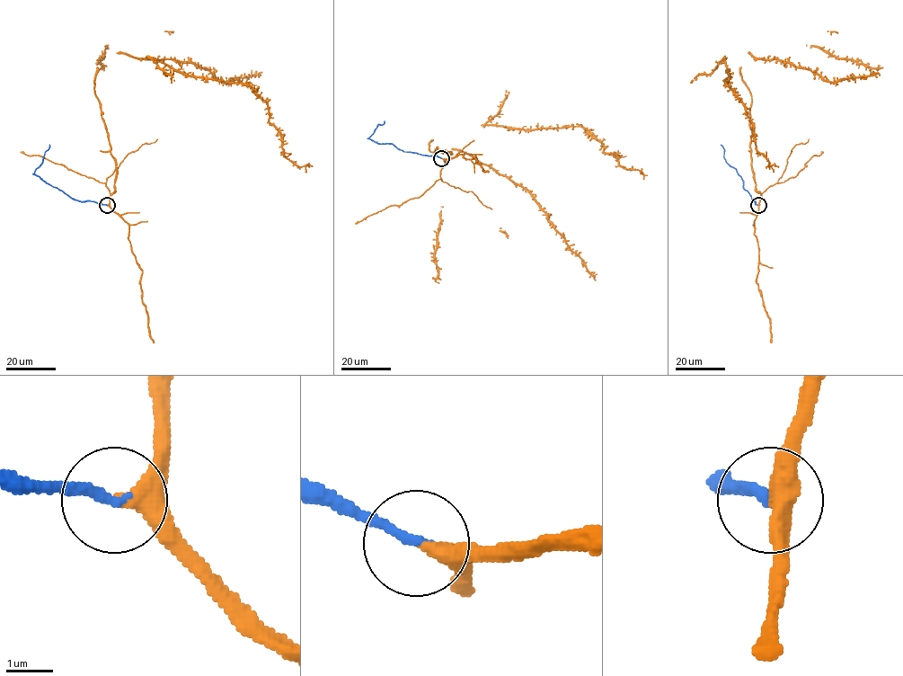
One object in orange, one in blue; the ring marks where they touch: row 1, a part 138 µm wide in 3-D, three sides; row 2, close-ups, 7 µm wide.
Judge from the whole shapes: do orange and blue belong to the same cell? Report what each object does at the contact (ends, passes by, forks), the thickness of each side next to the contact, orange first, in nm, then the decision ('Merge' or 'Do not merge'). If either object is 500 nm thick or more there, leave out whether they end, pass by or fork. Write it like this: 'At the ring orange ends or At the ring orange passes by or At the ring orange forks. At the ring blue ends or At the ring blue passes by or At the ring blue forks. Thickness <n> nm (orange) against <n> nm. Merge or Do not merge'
At the ring orange passes by. At the ring blue ends. Thickness 280 nm (orange) against 220 nm. Merge

